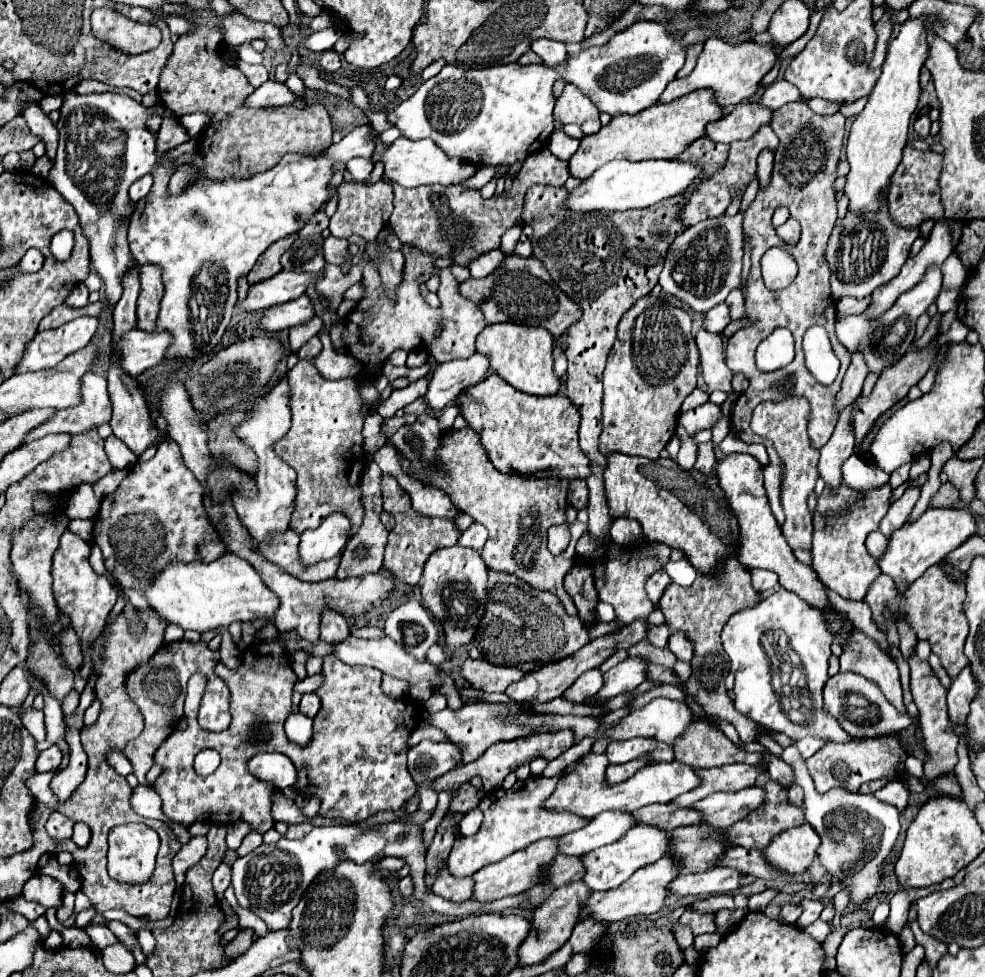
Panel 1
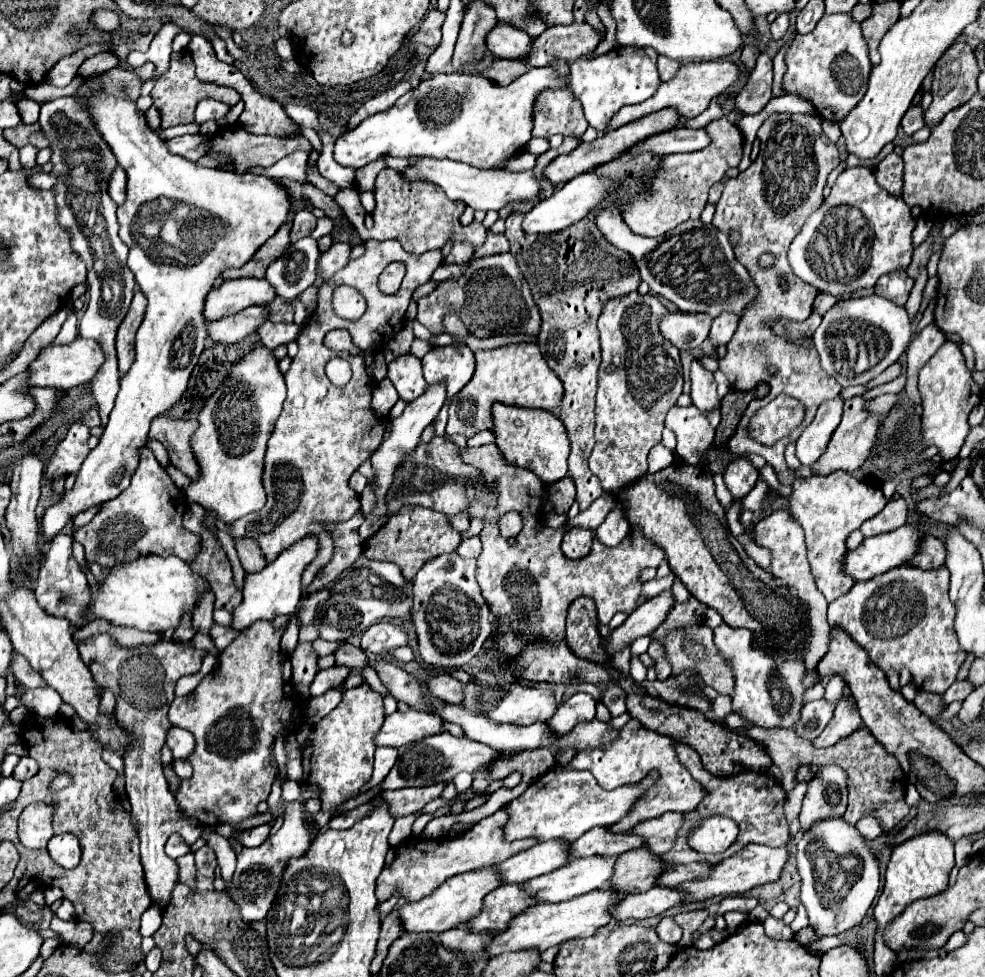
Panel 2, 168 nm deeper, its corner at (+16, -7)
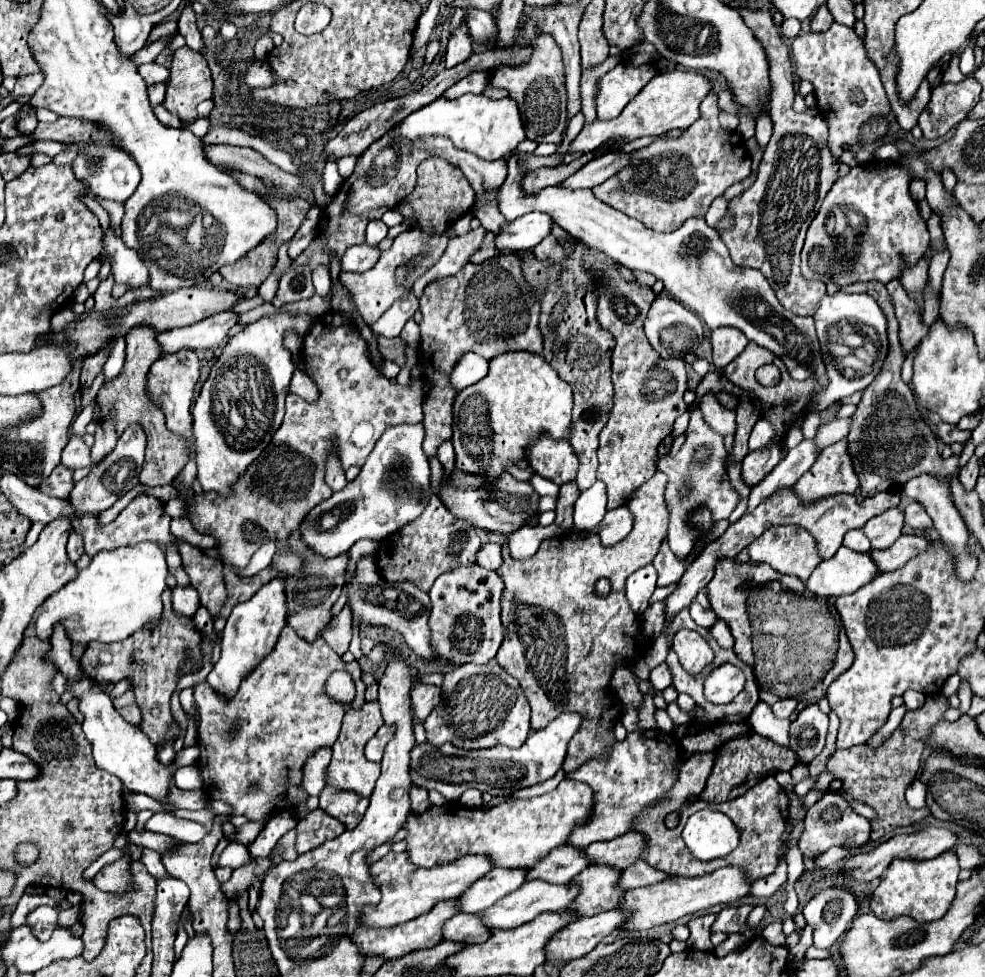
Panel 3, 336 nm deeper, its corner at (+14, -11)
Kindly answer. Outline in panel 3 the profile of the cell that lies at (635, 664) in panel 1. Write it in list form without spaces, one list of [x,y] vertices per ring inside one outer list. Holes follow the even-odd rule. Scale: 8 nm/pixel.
[[[560,714],[546,728],[532,732],[528,740],[520,748],[488,748],[488,750],[462,750],[452,744],[444,744],[444,748],[434,748],[432,744],[418,744],[412,750],[412,782],[426,788],[438,790],[448,802],[456,802],[464,790],[478,788],[480,792],[488,792],[492,796],[504,796],[506,792],[514,792],[526,786],[540,784],[552,778],[566,758],[566,746],[574,732],[580,728],[582,718],[578,714]]]

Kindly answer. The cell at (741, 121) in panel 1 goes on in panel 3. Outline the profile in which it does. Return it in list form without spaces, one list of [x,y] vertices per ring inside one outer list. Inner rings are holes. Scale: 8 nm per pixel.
[[[608,152],[602,158],[590,160],[586,166],[582,166],[576,174],[572,174],[568,180],[564,180],[560,186],[576,190],[576,188],[594,188],[608,180],[618,168],[624,168],[630,164],[630,154],[624,152]]]

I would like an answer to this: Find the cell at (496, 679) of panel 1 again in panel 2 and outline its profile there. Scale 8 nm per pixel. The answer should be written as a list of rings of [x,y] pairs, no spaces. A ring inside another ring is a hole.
[[[444,672],[438,676],[432,676],[428,680],[428,692],[444,702],[452,702],[452,704],[460,704],[460,700],[464,700],[464,692],[462,692],[462,682],[456,680],[452,674]]]

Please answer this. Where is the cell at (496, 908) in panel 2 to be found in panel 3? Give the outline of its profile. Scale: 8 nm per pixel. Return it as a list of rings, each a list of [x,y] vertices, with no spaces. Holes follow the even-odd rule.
[[[462,912],[452,916],[442,928],[442,940],[450,940],[450,942],[458,942],[458,944],[480,944],[482,940],[486,940],[488,934],[490,934],[490,930],[482,928],[482,924],[478,924],[476,914],[462,916]]]

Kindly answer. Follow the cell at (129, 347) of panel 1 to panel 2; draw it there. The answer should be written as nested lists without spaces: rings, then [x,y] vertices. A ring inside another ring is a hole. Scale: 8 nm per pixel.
[[[76,338],[70,346],[42,348],[40,356],[28,366],[28,370],[32,372],[32,376],[28,380],[32,380],[34,386],[52,386],[52,388],[60,388],[60,390],[70,390],[80,384],[92,382],[92,378],[96,376],[96,372],[102,364],[104,364],[104,352],[102,352],[100,344],[94,340]]]

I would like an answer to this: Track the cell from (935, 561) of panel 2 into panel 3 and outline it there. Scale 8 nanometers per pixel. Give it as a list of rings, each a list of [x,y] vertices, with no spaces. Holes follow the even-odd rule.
[[[900,536],[890,548],[886,550],[870,550],[870,558],[874,560],[878,572],[890,572],[900,568],[910,558],[918,556],[928,548],[928,540],[922,536]]]

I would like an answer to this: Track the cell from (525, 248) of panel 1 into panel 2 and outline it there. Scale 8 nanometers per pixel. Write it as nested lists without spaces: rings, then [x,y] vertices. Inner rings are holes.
[[[488,232],[488,238],[486,238],[486,242],[474,252],[474,260],[476,258],[484,258],[484,256],[494,256],[494,254],[504,254],[504,252],[510,252],[510,244],[508,244],[508,240],[506,240],[506,236],[504,234],[500,234],[500,236],[496,236],[496,234],[492,234],[492,232]]]

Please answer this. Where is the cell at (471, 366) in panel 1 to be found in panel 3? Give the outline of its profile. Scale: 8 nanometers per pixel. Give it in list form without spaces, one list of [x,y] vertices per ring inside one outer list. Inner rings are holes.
[[[396,424],[382,432],[376,448],[368,456],[362,472],[346,488],[334,492],[328,500],[314,506],[306,518],[300,522],[300,538],[316,554],[324,558],[334,558],[346,554],[354,542],[360,538],[384,540],[394,534],[418,514],[424,512],[432,490],[430,490],[430,466],[422,450],[424,426],[422,424]],[[322,514],[336,514],[338,524],[332,530],[320,528]]]

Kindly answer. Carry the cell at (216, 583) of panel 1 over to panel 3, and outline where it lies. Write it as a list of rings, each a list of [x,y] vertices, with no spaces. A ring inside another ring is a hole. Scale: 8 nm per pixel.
[[[154,542],[122,546],[116,550],[98,552],[90,566],[82,568],[74,580],[54,592],[34,620],[36,636],[50,640],[56,624],[62,624],[70,642],[120,642],[146,624],[156,624],[162,616],[162,592],[166,584],[166,556]]]

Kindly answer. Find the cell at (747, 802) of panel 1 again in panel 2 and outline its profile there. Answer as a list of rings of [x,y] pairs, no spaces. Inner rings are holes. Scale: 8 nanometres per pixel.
[[[666,812],[658,818],[646,820],[644,824],[638,824],[632,832],[640,832],[640,836],[644,836],[644,844],[664,854],[674,846],[682,824],[684,824],[682,812]]]

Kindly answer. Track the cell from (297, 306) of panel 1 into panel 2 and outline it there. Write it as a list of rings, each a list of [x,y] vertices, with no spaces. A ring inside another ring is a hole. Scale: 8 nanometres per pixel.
[[[252,306],[246,308],[234,316],[226,316],[224,320],[208,322],[208,334],[216,342],[234,344],[244,340],[250,334],[256,334],[258,328],[268,320],[268,308],[264,306]]]

